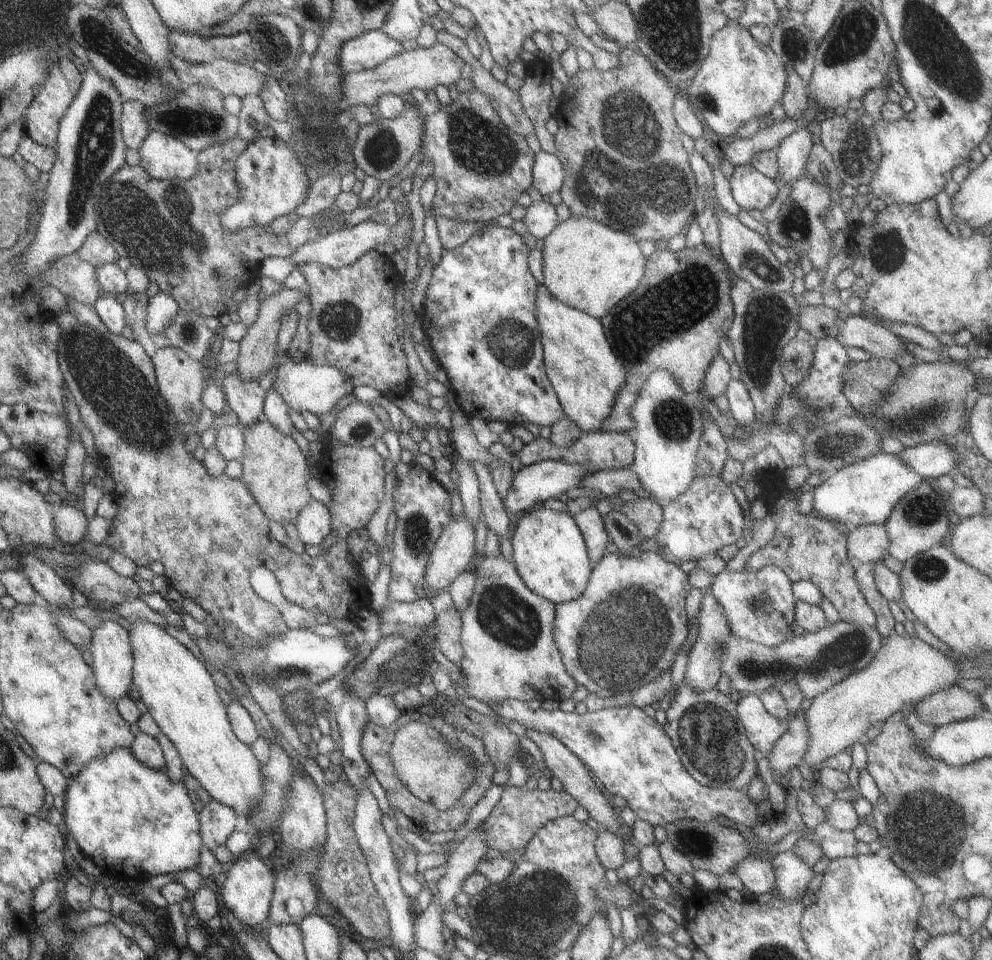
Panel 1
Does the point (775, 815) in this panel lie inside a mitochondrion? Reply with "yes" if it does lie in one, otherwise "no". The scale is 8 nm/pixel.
no

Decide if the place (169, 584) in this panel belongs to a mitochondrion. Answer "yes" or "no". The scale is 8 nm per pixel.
no

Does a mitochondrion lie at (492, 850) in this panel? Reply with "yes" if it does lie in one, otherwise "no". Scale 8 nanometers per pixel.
no

